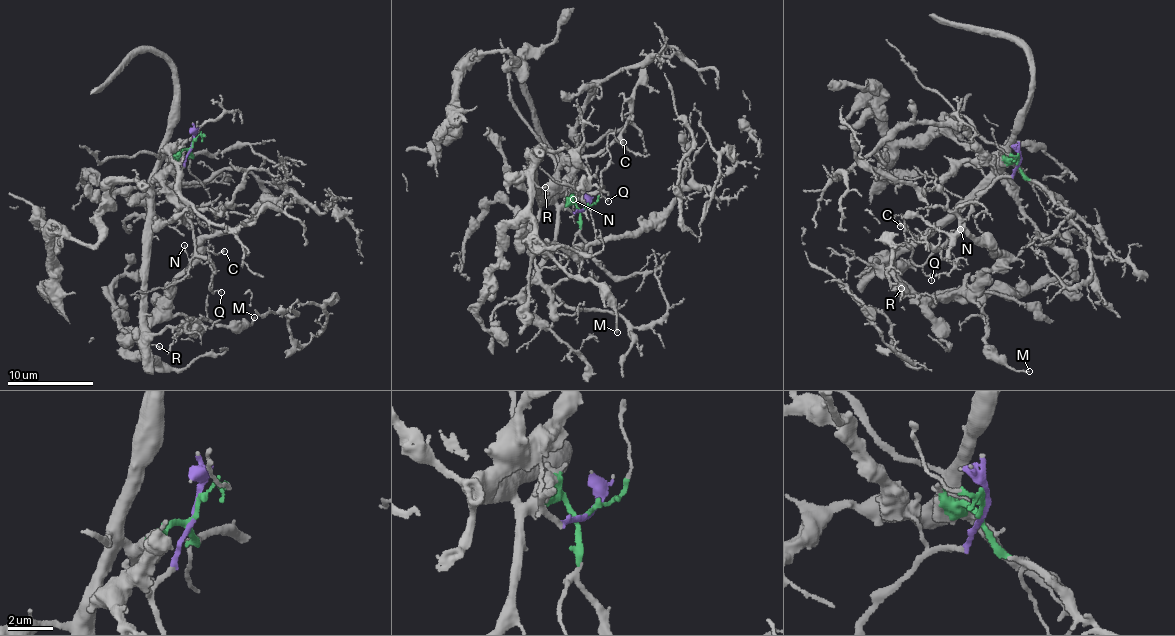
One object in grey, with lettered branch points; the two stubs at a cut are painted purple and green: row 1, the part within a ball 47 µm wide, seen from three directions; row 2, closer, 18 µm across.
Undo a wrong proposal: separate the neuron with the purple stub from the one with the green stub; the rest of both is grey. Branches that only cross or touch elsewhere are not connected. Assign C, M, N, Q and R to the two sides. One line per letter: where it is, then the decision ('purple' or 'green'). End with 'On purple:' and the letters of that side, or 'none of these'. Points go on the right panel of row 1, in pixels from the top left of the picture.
C: (900, 226) | purple
M: (1029, 371) | green
N: (960, 229) | purple
Q: (931, 280) | purple
R: (901, 288) | green
On purple: C, N, Q

